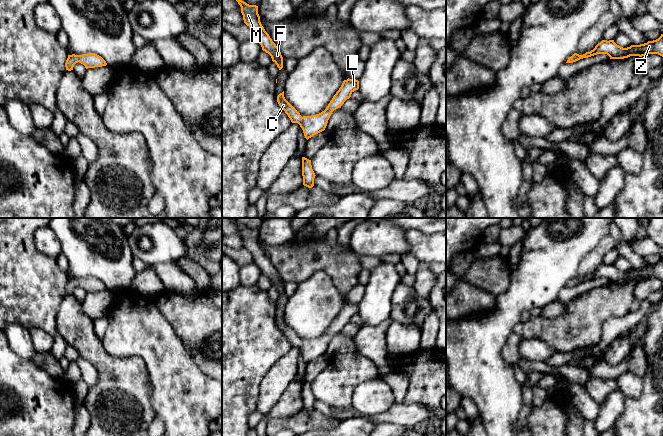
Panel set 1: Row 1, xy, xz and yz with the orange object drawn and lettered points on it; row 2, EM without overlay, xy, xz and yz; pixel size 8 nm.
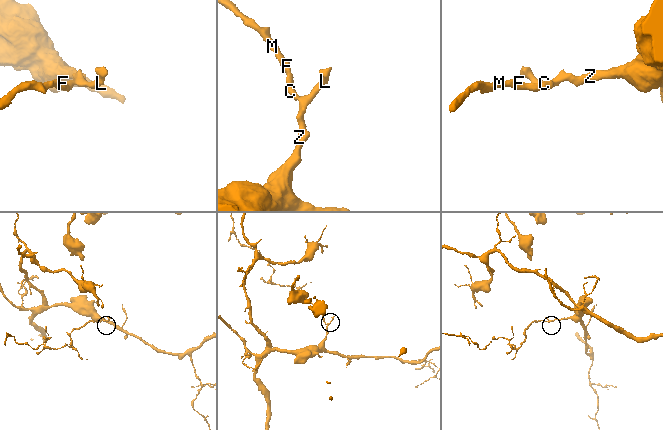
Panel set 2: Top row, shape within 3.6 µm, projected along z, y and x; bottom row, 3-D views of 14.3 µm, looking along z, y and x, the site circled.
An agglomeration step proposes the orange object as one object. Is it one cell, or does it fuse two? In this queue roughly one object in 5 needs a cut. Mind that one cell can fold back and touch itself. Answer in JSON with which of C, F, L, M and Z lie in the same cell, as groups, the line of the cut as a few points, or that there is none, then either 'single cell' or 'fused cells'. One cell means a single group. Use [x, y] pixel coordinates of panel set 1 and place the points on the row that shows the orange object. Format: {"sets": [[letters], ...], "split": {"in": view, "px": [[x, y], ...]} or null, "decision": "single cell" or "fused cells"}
{"sets": [["C", "F", "L", "M", "Z"]], "split": null, "decision": "single cell"}

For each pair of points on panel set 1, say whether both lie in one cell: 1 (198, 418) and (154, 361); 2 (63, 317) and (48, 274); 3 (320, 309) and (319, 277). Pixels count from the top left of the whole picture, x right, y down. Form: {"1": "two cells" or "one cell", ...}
{"1": "one cell", "2": "two cells", "3": "one cell"}

